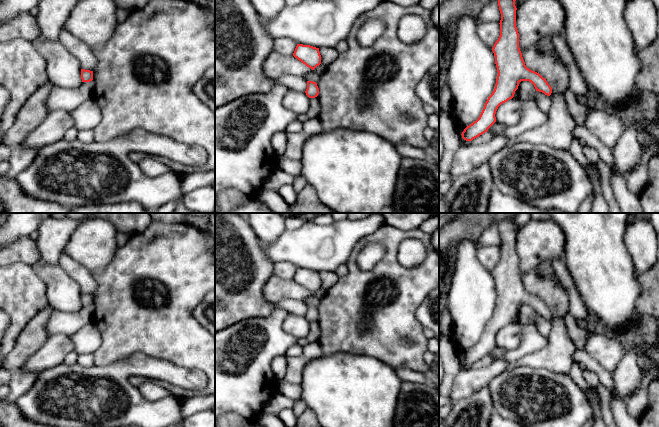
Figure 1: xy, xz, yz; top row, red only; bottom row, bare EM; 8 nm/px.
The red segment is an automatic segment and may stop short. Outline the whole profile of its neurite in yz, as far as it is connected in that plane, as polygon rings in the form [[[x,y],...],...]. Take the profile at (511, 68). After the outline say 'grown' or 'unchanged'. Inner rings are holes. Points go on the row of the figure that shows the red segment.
[[[498,0],[501,13],[500,36],[492,48],[498,72],[496,84],[479,118],[462,132],[462,138],[466,141],[472,141],[488,131],[496,122],[495,114],[498,107],[514,97],[521,81],[531,82],[536,91],[547,96],[552,93],[546,79],[525,65],[519,48],[515,1]]]; unchanged

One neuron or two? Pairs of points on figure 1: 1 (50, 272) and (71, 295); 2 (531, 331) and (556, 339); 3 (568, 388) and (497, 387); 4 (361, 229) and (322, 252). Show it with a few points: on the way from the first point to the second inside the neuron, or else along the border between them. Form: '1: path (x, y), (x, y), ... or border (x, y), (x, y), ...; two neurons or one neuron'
1: path (55, 278), (65, 289); one neuron
2: border (548, 338), (548, 342), (542, 348), (529, 353); two neurons
3: path (550, 381), (544, 375), (523, 373), (515, 379); one neuron
4: path (351, 232), (341, 237), (332, 245); one neuron

